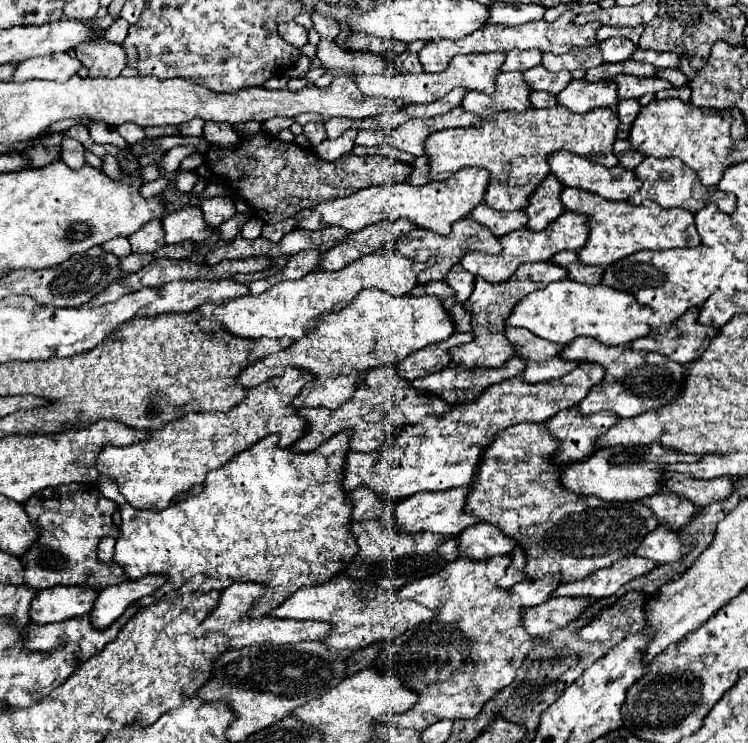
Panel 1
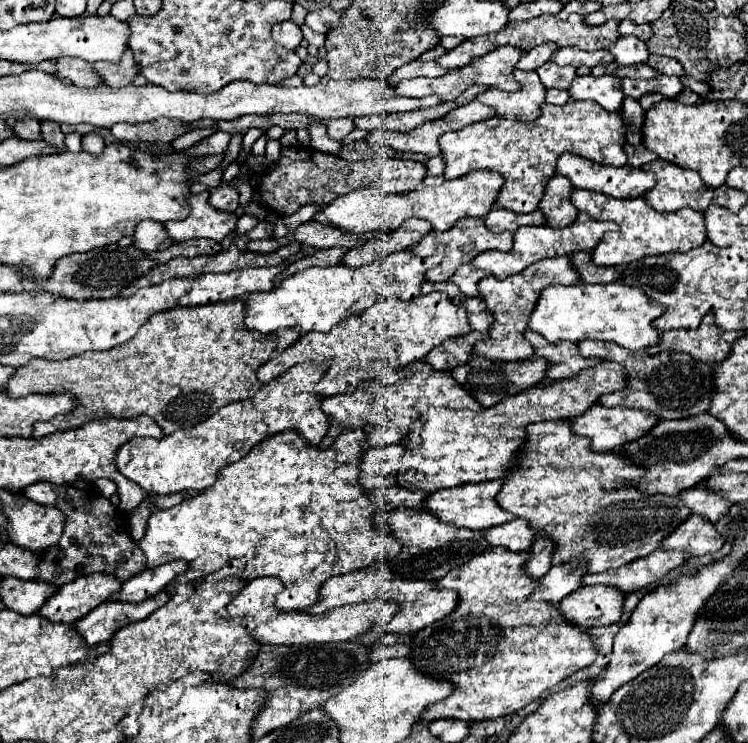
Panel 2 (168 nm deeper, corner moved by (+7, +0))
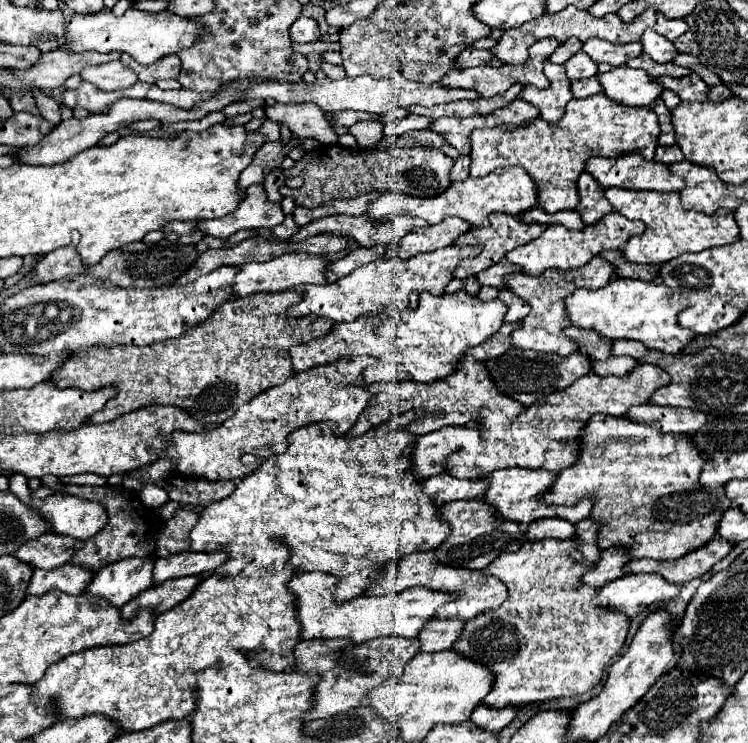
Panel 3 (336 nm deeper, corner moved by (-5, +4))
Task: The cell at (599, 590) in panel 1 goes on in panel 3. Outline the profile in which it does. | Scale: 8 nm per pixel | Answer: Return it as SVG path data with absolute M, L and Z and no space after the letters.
M724 537L712 539L708 545L696 549L696 553L688 553L686 557L680 557L676 561L632 561L630 567L634 573L640 571L652 571L660 573L668 583L684 585L692 579L698 579L706 575L720 559L724 559L730 553L732 545L724 541Z

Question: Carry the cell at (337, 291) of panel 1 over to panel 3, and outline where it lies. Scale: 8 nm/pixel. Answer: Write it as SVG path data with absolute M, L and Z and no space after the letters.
M450 245L444 249L436 249L434 253L422 253L412 259L380 259L368 263L364 267L354 269L354 273L346 275L336 283L326 285L306 285L304 299L288 309L288 317L304 317L304 315L318 315L328 317L336 323L350 323L360 315L368 315L374 311L384 309L416 309L418 297L422 291L430 291L432 295L444 295L446 285L452 281L452 273L456 265L466 257L476 257L480 247L458 247Z

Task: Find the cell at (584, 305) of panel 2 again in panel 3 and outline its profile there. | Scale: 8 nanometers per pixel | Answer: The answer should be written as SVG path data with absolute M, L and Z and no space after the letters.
M612 279L606 287L598 291L576 289L576 293L566 297L566 311L572 319L572 325L596 329L600 335L616 339L634 339L644 343L648 349L658 349L664 353L682 353L692 339L694 331L678 325L678 313L682 311L680 291L666 285L656 285L638 279Z

